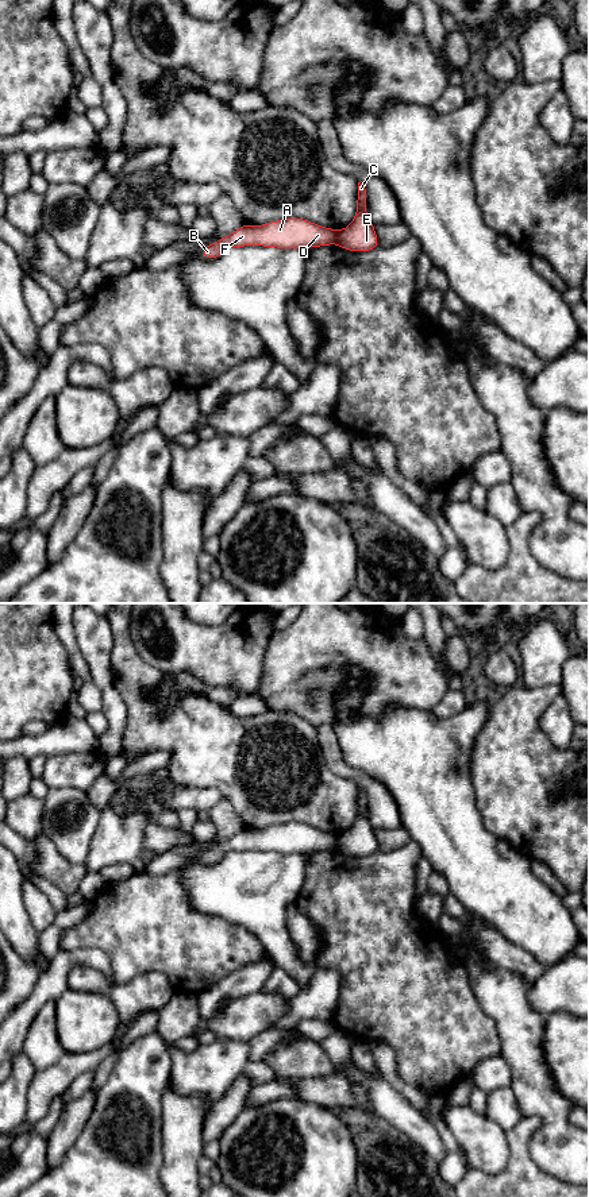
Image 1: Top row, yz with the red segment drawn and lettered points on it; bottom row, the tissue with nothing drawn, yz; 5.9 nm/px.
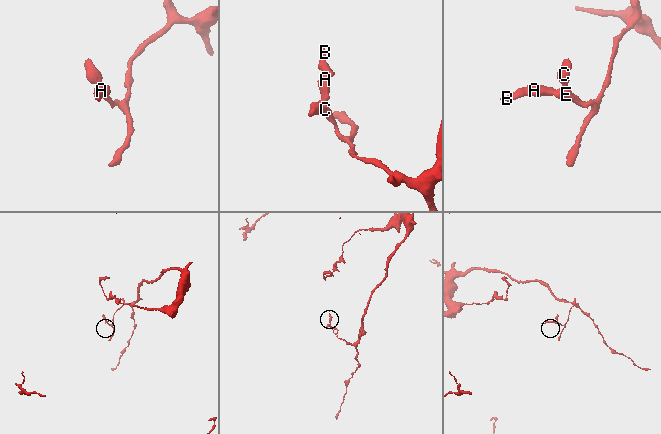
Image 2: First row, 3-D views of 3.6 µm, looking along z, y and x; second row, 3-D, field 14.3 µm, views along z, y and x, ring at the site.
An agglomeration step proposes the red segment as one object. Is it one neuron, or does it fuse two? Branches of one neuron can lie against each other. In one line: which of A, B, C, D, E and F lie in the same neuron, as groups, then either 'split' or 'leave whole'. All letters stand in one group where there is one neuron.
A B D F / C E; split

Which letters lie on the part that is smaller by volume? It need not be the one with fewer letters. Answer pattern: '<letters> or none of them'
A, B, D, F

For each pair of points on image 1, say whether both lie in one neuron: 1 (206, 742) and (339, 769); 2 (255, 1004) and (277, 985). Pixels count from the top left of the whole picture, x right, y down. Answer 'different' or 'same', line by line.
1: different
2: different

